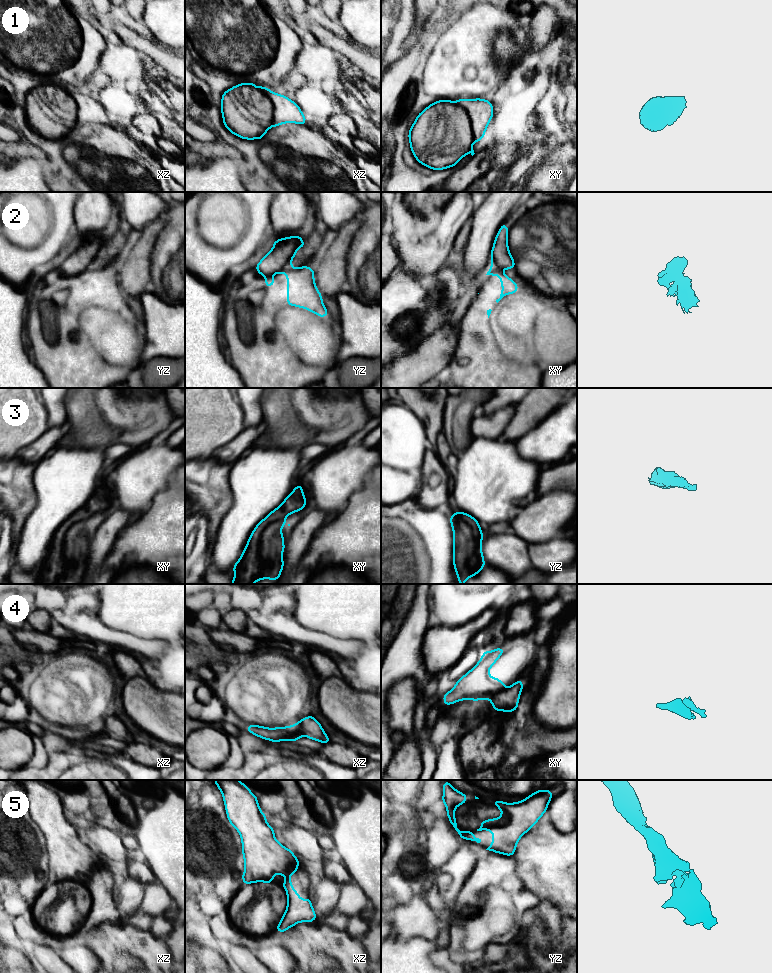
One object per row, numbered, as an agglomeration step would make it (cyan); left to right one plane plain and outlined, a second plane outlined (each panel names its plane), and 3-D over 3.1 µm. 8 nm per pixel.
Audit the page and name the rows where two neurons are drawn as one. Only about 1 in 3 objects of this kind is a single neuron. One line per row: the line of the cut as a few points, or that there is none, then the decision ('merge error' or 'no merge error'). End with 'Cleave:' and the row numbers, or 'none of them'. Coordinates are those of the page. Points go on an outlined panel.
1: no cut | no merge error
2: yz (290, 265), (277, 272) | merge error
3: no cut | no merge error
4: xy (503, 688), (489, 698) | merge error
5: no cut | no merge error
Cleave: 2, 4

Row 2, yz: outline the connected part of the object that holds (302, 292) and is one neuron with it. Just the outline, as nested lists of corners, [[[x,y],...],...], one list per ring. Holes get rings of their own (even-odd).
[[[289,266],[278,273],[287,275],[287,305],[307,309],[320,318],[329,315],[316,287],[313,268]]]

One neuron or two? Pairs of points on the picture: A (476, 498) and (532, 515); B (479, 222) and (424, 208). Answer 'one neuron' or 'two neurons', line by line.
A: two neurons
B: two neurons

